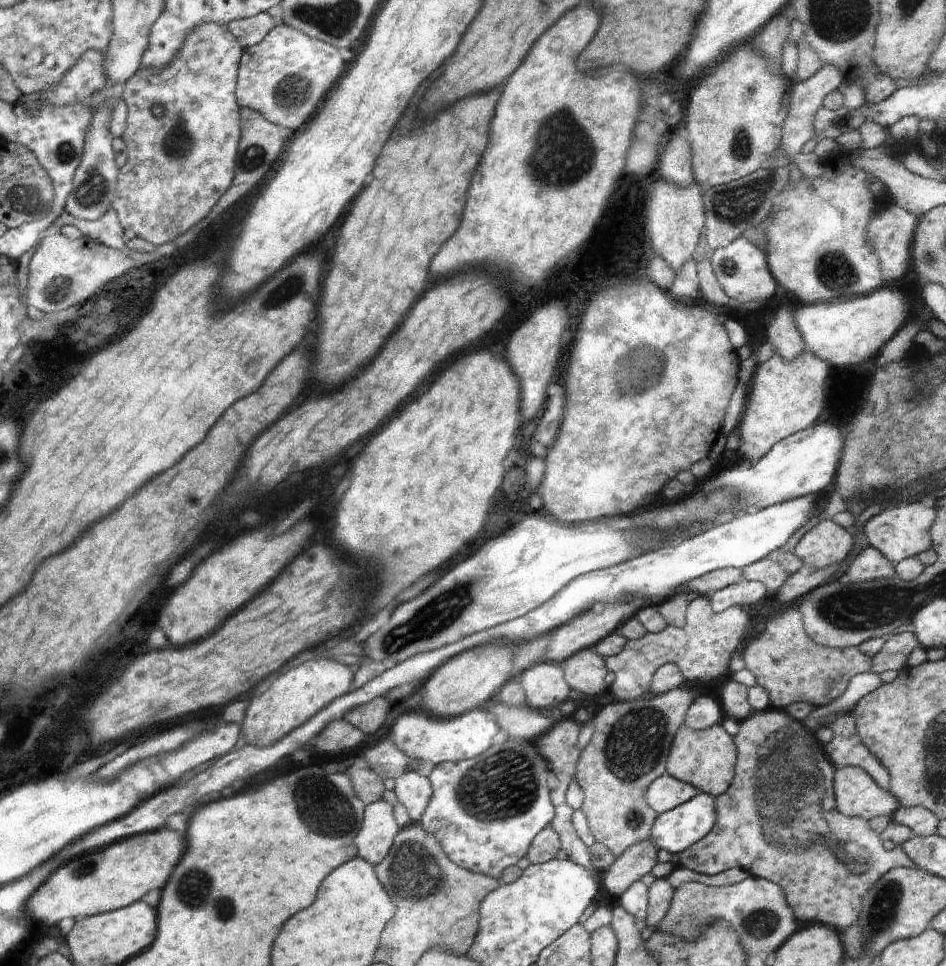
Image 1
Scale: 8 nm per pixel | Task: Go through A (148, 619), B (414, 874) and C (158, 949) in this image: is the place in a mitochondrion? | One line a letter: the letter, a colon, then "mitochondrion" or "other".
A: other
B: mitochondrion
C: other

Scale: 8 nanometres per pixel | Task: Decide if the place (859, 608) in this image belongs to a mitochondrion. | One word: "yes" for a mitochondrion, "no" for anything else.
yes

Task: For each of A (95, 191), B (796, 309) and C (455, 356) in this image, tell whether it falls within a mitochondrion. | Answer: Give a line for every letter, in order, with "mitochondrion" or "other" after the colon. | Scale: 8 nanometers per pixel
A: mitochondrion
B: other
C: other

